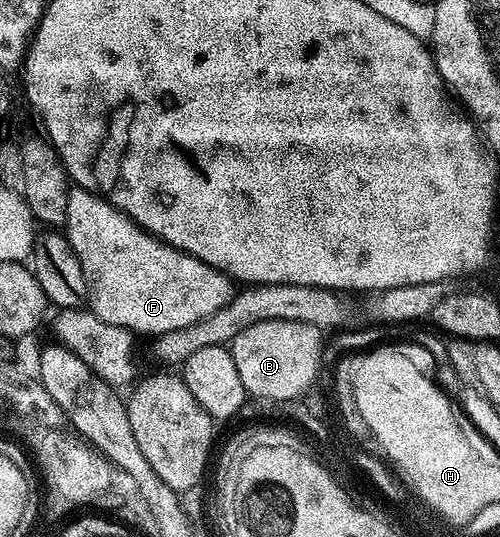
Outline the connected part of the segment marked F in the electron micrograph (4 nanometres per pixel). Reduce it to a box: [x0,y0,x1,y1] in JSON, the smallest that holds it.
[63,186,235,337]

